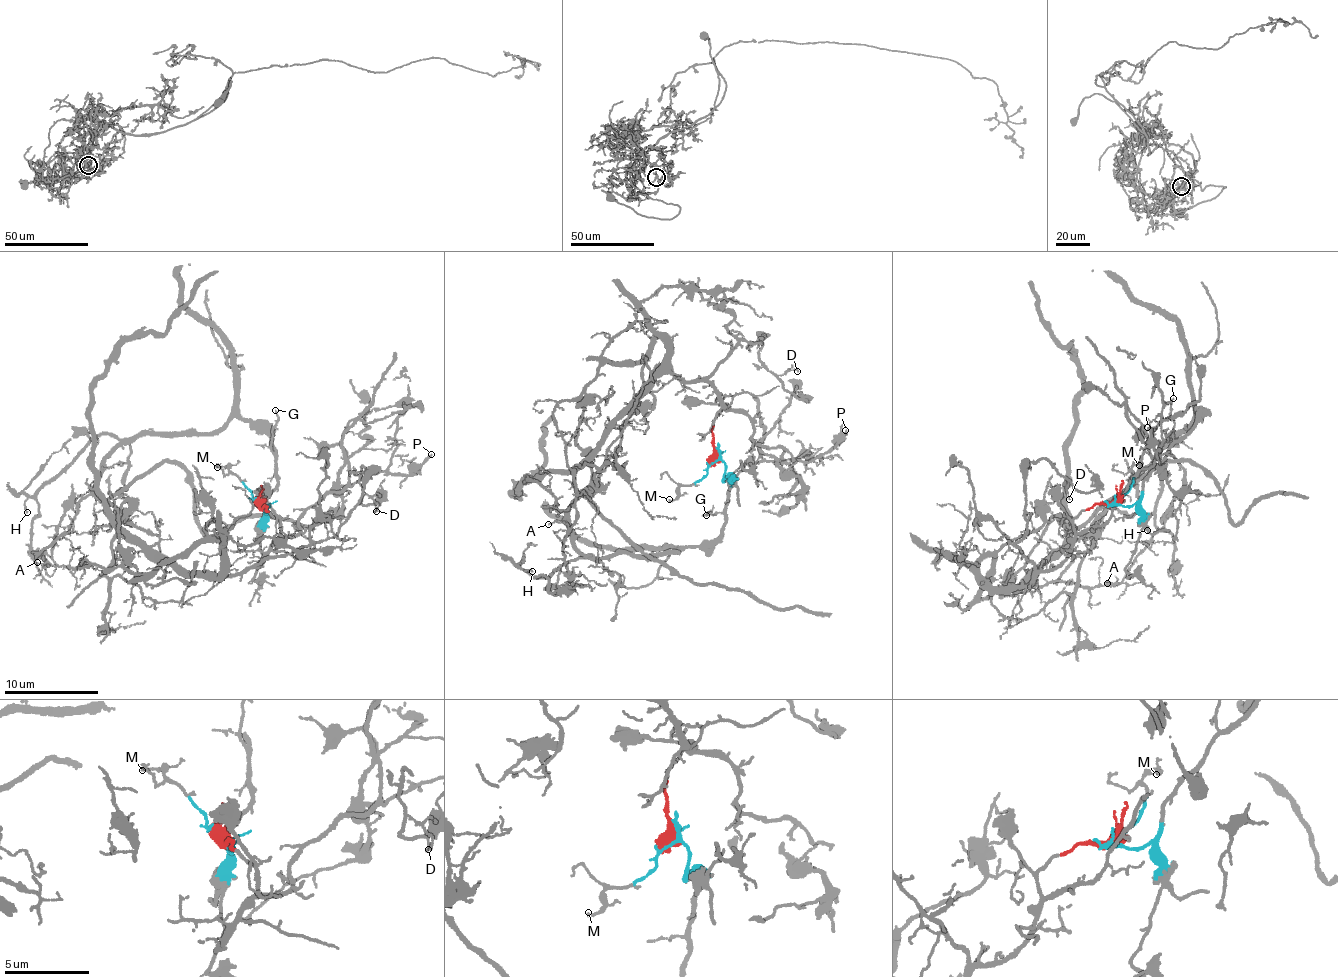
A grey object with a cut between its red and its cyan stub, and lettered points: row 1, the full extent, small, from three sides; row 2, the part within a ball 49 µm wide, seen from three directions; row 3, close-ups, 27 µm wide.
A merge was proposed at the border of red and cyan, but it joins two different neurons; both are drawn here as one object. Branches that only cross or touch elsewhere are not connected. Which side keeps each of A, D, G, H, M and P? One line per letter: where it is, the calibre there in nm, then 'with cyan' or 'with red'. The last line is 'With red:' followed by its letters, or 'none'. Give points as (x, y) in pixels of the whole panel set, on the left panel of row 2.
A: at (37, 562); 90 nm thick; with red
D: at (376, 511); 100 nm thick; with red
G: at (275, 410); 120 nm thick; with cyan
H: at (27, 512); 120 nm thick; with cyan
M: at (217, 467); 150 nm thick; with cyan
P: at (431, 454); 200 nm thick; with red
With red: A, D, P

